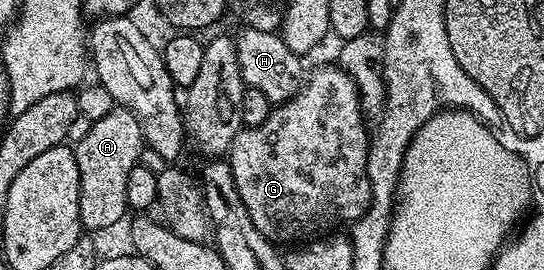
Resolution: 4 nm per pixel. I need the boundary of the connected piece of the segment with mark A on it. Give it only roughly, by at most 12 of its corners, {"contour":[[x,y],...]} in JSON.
{"contour":[[116,108],[74,143],[79,224],[107,230],[129,214],[141,124]]}

